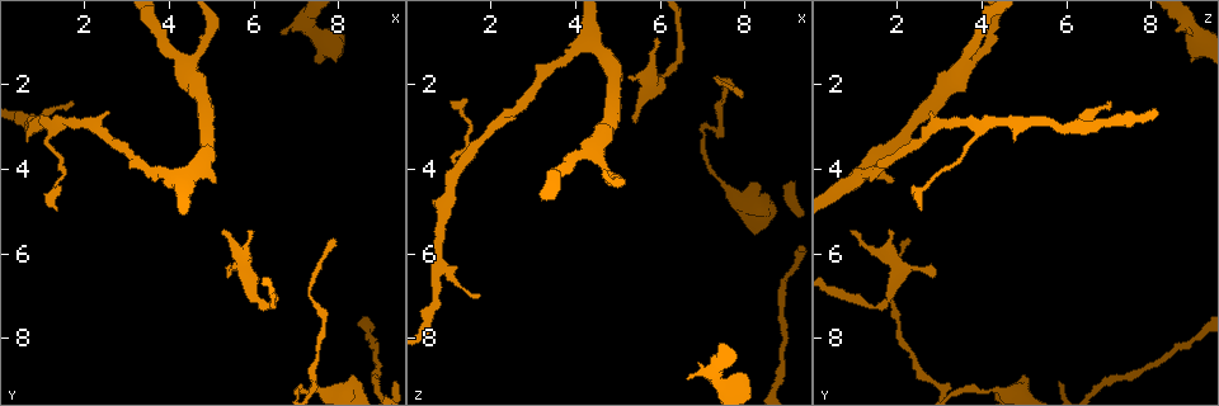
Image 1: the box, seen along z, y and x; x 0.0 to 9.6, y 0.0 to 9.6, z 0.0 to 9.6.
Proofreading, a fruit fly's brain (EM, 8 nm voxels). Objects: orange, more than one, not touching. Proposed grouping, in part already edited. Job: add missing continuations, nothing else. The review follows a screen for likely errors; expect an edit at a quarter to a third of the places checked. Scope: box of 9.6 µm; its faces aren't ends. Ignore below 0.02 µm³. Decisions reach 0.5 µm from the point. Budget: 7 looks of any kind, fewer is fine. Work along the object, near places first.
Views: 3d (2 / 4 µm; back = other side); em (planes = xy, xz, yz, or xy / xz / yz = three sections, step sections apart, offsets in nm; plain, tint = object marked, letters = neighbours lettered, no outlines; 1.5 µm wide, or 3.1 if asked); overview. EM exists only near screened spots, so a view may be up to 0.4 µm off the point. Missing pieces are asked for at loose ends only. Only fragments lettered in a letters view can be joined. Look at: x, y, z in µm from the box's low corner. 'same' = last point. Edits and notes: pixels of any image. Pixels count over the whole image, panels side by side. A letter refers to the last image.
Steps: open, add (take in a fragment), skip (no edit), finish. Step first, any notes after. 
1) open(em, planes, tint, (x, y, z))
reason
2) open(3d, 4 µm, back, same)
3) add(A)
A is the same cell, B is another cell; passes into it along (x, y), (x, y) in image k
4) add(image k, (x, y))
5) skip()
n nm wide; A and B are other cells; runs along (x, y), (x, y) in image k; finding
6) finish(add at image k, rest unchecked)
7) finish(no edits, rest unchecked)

open(em, xy, step 8, tint, (6.70, 0.80, 8.95))
branch stops here

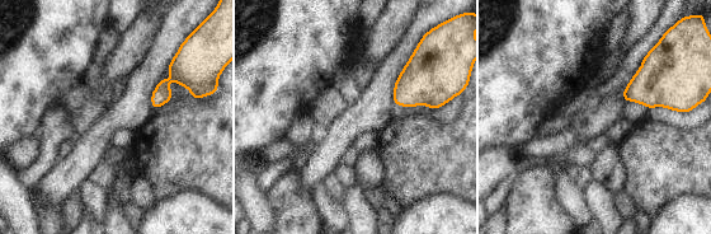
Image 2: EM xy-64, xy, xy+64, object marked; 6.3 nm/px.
open(em, planes, letters, same)
cut it another way

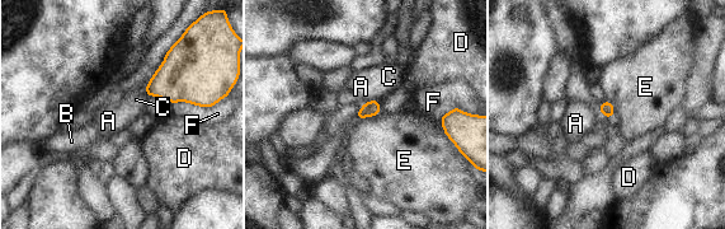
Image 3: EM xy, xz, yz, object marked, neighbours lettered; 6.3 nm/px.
skip()
A, B, C, D, E and F are other cells; border along (381, 111), (375, 116), (357, 120) in image 3; none of them fits

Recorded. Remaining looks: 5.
open(3d, 4 µm, (5.10, 4.20, 1.95))
an open end

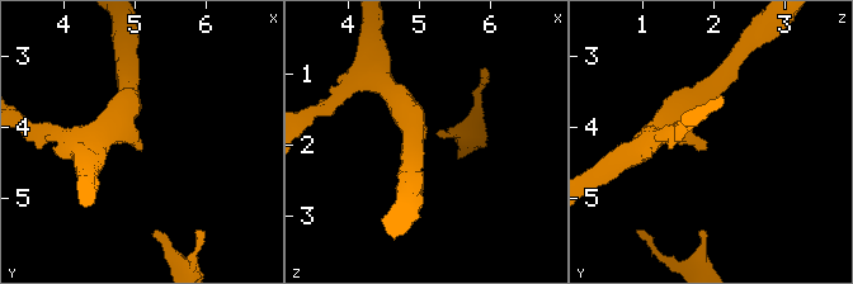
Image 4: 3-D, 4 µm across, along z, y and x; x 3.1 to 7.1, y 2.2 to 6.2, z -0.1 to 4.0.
open(em, planes, letters, (5.15, 4.25, 1.90))

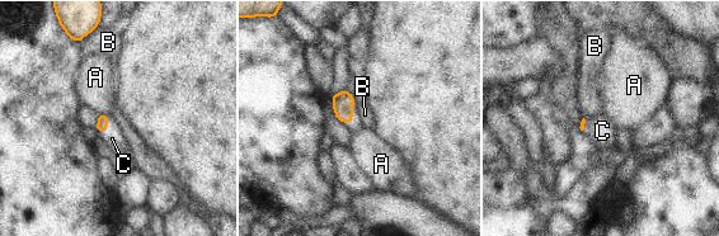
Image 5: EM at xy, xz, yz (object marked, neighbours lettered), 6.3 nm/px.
add(C)
C is the same cell, A and B are other cells; passes into it along (343, 102), (352, 116), (353, 127) in image 5; the neuron continues

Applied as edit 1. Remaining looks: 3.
open(em, planes, plain, (5.90, 5.40, 0.90))
tapers out

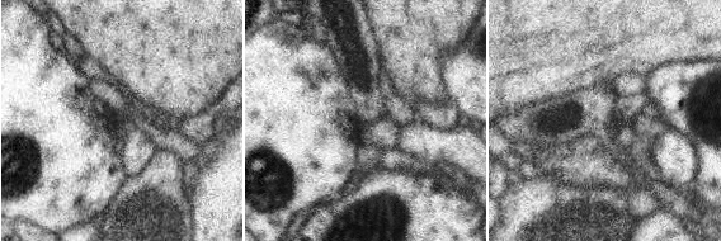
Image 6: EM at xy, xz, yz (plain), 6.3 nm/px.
open(em, planes, letters, same)
what lies round it

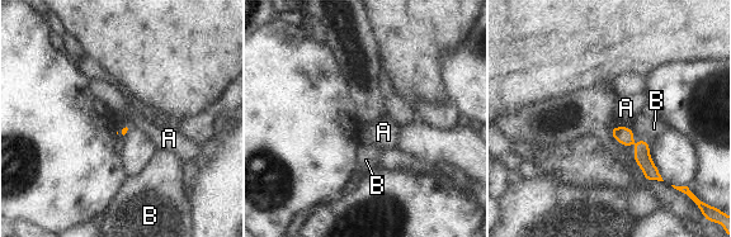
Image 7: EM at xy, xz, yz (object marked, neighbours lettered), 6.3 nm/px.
skip()
A and B are other cells; runs along (616, 129), (641, 152), (656, 176) in image 7; none of them fits

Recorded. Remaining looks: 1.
finish(add at image 5, rest unchecked)

